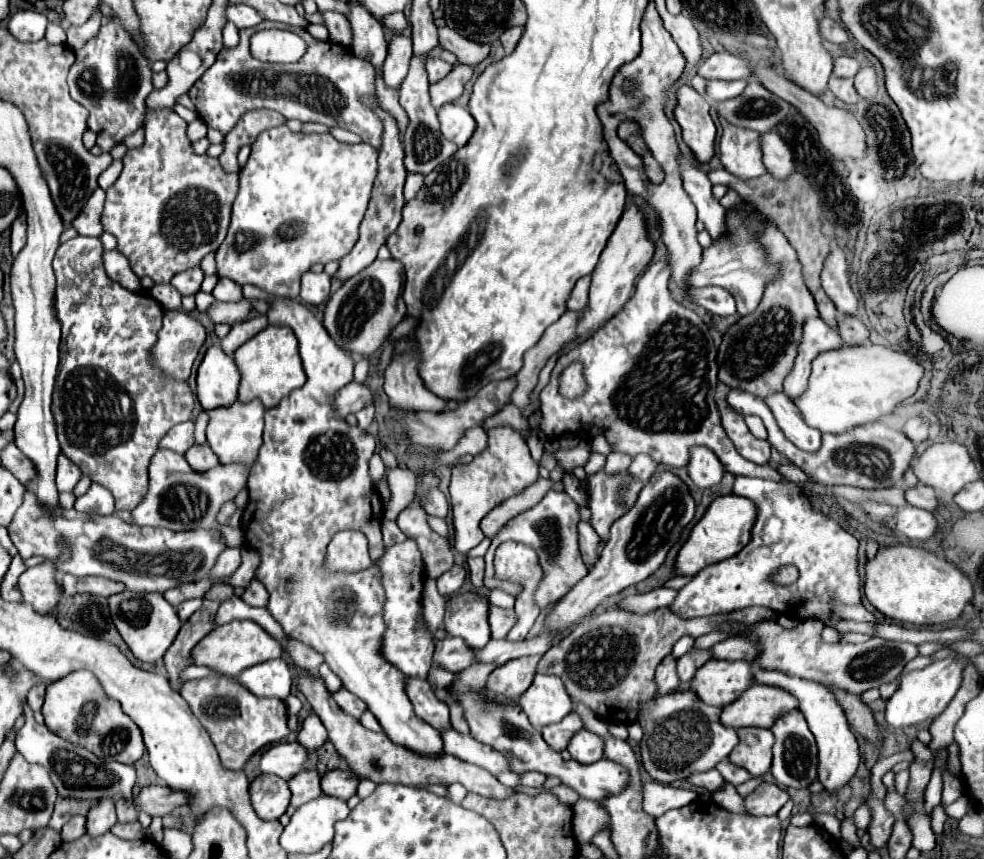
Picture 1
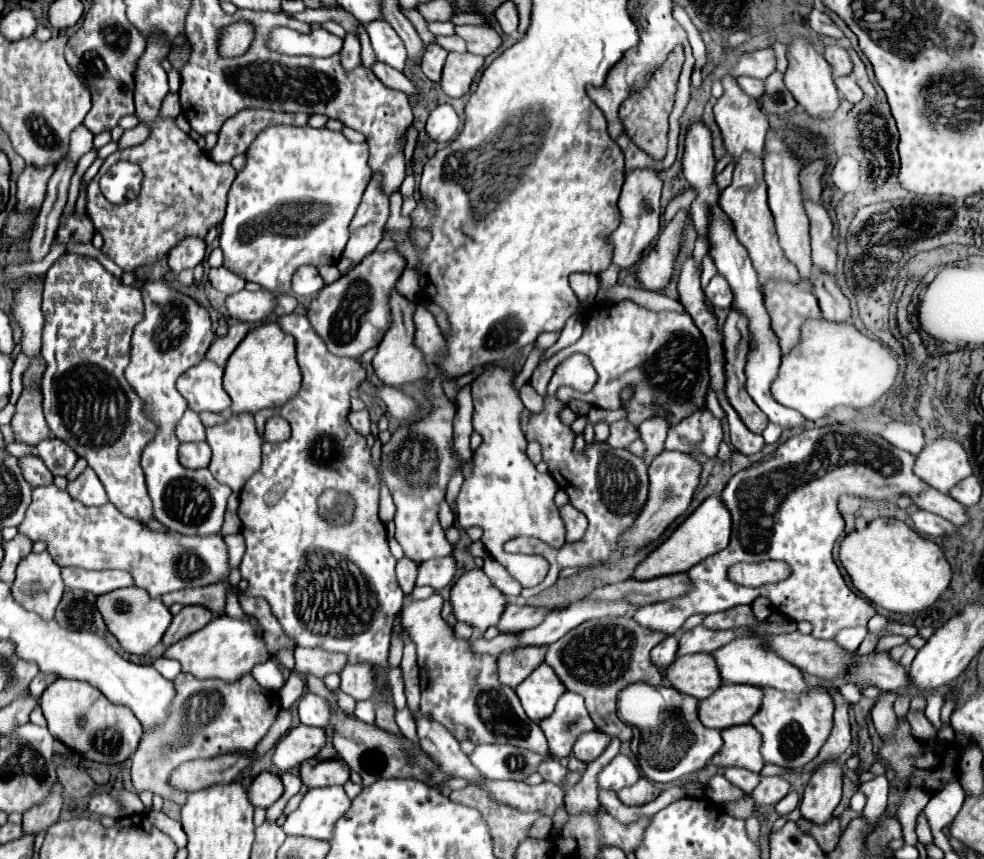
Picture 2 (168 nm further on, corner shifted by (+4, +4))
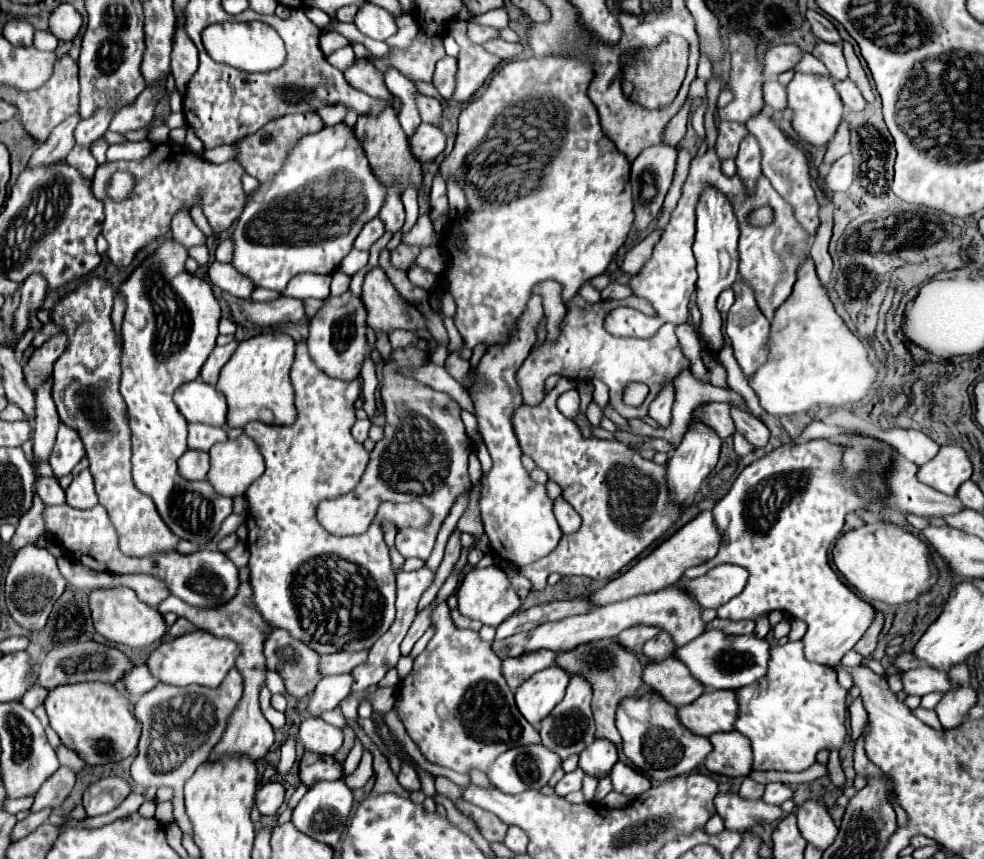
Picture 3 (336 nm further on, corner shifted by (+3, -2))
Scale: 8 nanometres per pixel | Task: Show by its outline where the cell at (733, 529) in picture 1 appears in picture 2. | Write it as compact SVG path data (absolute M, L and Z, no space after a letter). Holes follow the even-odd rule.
M706 498L674 532L672 536L662 542L656 550L652 550L634 570L632 578L634 580L648 580L648 578L656 578L656 576L664 576L664 574L674 574L674 572L686 572L688 568L692 568L694 564L702 562L704 558L724 550L728 546L730 540L730 512L726 510L726 506L722 504L720 498Z

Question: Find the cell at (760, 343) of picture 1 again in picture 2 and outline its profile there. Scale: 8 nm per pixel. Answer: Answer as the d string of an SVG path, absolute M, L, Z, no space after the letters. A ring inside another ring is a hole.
M754 154L740 156L740 162L736 162L732 184L726 190L722 190L722 194L720 194L720 208L732 220L738 242L748 250L752 264L760 276L760 286L768 278L786 278L794 284L800 284L796 266L788 262L788 258L784 256L780 244L778 244L778 236L774 230L774 218L766 204L766 182L764 182L762 158L756 158Z

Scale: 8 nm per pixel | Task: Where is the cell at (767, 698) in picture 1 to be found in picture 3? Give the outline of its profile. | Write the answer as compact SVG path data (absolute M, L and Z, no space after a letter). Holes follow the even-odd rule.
M733 690L705 692L693 704L679 708L679 716L683 724L699 736L729 732L739 718L737 694Z

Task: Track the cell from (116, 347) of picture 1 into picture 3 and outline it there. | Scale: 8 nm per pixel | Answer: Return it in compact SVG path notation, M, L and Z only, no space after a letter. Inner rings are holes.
M89 276L85 284L65 294L51 308L51 322L67 334L67 350L53 364L53 402L61 424L73 428L87 452L89 470L95 478L99 504L107 508L119 532L121 550L129 556L147 556L177 546L179 538L169 532L153 500L141 494L131 478L131 430L127 404L119 392L123 344L111 320L115 288L99 276Z

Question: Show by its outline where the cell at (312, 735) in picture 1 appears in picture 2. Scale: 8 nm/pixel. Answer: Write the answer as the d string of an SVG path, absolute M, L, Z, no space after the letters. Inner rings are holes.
M306 692L298 702L298 716L302 724L326 728L330 720L330 708L328 708L326 698L314 692Z

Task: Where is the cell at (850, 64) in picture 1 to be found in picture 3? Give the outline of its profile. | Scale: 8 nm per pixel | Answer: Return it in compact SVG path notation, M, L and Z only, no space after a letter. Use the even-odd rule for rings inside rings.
M821 42L815 46L813 50L813 56L819 58L833 80L847 80L847 64L845 64L845 56L843 56L843 46L841 44L827 44L827 42Z

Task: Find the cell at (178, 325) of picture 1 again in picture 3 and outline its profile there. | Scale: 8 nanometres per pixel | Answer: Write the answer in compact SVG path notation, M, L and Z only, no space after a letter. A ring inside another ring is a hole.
M163 240L157 252L151 258L147 258L119 288L119 292L127 298L127 310L121 326L123 334L121 396L127 402L129 428L133 432L131 464L135 486L153 498L159 516L177 538L189 540L197 546L205 546L217 534L221 522L233 512L233 500L229 496L217 494L207 480L189 482L177 472L177 460L187 450L187 420L173 402L173 392L181 384L195 380L201 372L203 362L213 352L217 324L221 320L221 308L217 298L213 296L211 284L205 282L203 278L185 272L185 260L187 260L185 248L173 244L173 240Z

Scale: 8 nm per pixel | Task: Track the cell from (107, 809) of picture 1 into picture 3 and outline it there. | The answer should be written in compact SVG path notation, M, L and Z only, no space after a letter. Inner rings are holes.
M101 778L93 782L83 794L83 808L87 816L109 814L115 810L129 794L129 784L121 778Z

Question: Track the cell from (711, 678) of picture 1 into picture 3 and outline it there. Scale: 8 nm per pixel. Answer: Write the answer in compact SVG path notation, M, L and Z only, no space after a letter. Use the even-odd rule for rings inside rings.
M677 658L645 666L645 682L655 692L661 692L665 700L677 706L693 704L705 692L705 686L699 680L695 680L689 668Z

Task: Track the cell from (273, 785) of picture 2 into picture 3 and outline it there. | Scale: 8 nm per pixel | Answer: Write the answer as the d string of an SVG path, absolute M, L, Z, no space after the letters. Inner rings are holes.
M263 782L257 792L255 792L255 804L259 812L265 814L275 814L285 800L285 788L279 782Z

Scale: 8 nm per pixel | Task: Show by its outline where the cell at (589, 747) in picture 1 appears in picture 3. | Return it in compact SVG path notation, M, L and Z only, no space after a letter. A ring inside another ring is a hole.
M597 738L589 748L579 754L579 768L595 778L603 778L611 772L613 764L617 762L617 748L613 742Z

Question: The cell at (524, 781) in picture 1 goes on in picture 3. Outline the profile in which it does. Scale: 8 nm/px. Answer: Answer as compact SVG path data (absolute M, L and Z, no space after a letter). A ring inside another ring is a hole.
M577 768L575 772L569 772L565 774L557 786L555 786L555 794L557 796L567 796L569 792L575 792L575 790L581 790L581 780L583 780L585 772L581 772L581 768Z

